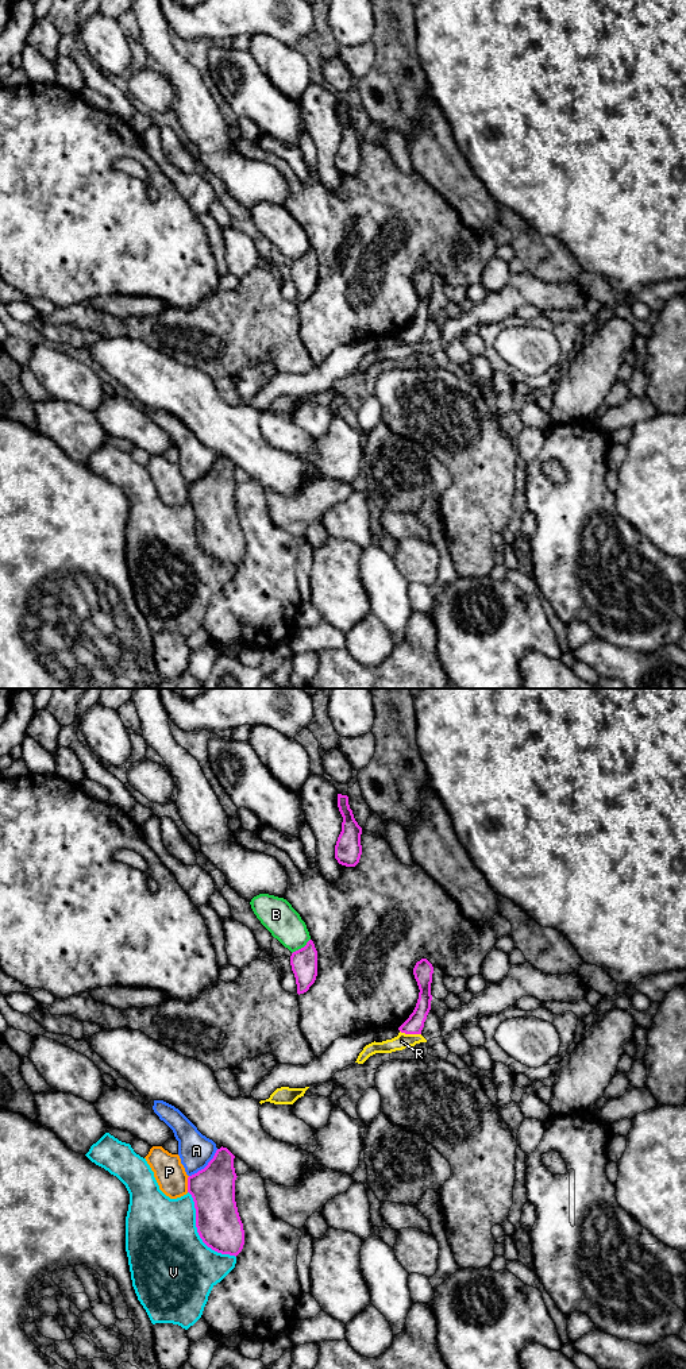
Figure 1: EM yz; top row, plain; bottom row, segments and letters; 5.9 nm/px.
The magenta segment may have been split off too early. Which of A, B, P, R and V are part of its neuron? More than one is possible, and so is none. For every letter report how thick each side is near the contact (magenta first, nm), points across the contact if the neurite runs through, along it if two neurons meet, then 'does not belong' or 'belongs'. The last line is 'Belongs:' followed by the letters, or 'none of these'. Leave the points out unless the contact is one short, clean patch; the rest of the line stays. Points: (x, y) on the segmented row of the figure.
A: calibres 260 and 200 nm; does not belong
B: calibres 160 and 200 nm; does not belong
P: calibres 260 and 180 nm; does not belong
R: calibres 110 and 90 nm; border yz (400, 1030), (420, 1034); does not belong
V: calibres 260 and 480 nm; does not belong
Belongs: none of these

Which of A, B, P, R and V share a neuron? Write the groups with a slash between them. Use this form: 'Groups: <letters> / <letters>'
Groups: A / B / P / R / V

